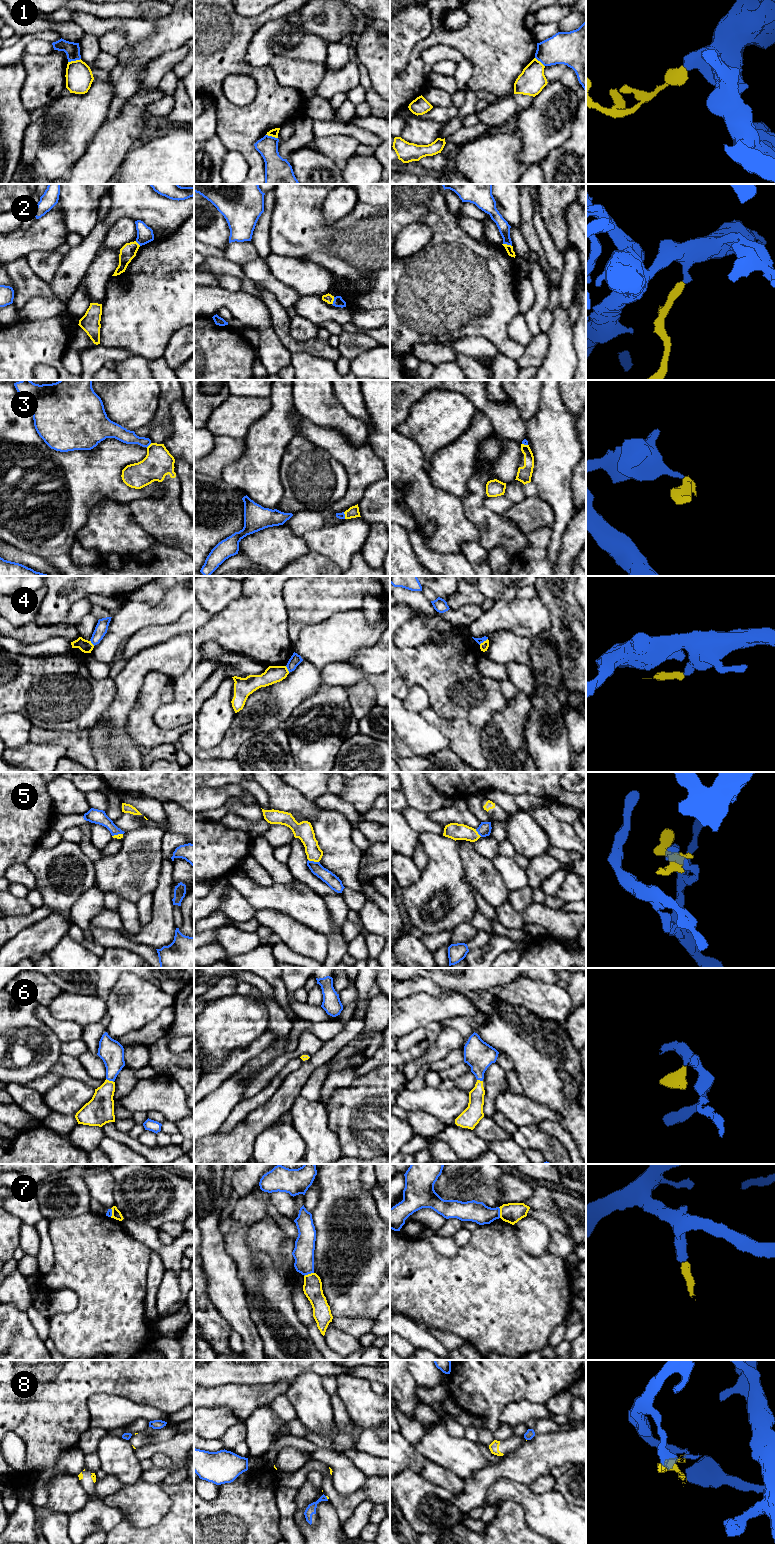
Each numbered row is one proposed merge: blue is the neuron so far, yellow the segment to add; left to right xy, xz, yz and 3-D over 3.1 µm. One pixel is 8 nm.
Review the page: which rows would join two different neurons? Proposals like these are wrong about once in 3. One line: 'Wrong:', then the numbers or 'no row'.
Wrong: 1, 2, 3, 4, 5, 7, 8

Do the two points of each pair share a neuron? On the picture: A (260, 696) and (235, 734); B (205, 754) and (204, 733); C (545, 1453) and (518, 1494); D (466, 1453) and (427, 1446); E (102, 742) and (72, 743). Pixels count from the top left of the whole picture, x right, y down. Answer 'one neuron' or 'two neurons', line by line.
A: one neuron
B: two neurons
C: two neurons
D: one neuron
E: two neurons

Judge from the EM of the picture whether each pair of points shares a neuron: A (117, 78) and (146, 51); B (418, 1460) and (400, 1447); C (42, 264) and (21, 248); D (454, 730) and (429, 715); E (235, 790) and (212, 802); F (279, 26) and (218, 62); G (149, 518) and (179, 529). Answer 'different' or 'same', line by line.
A: same
B: same
C: different
D: same
E: same
F: different
G: same

